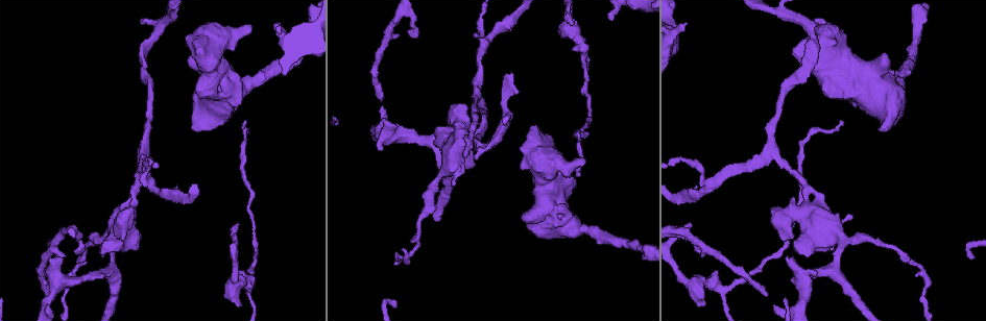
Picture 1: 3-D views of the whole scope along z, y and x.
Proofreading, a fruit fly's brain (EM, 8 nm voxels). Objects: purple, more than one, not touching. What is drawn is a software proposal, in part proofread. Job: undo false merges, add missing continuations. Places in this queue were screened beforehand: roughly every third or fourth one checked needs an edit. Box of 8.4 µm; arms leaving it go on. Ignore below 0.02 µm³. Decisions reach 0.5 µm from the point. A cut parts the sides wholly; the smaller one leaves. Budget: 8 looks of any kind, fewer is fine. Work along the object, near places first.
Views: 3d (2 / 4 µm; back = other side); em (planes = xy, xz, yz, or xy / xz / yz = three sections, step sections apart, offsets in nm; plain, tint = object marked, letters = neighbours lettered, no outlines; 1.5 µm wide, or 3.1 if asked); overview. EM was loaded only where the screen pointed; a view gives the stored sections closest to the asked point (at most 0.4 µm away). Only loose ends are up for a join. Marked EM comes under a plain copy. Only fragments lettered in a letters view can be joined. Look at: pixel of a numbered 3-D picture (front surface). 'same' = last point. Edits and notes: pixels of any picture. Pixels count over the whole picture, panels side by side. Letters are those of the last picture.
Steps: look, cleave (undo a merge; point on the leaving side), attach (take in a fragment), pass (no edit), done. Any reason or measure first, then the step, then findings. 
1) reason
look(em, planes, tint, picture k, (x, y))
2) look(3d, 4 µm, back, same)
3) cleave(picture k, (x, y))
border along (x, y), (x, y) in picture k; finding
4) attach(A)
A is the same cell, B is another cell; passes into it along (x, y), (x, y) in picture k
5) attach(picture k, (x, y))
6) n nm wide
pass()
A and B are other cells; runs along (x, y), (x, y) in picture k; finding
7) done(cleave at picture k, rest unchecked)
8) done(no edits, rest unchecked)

free end
look(3d, 4 µm, picture 1, (453, 183))

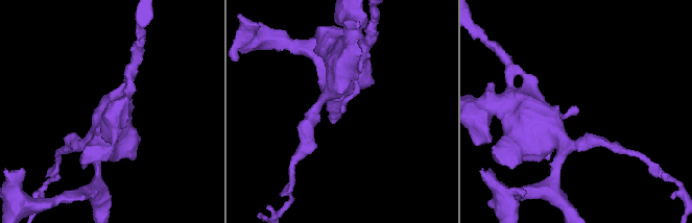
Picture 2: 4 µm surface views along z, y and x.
look(em, xy, step 8, letters, picture 2, (577, 107))

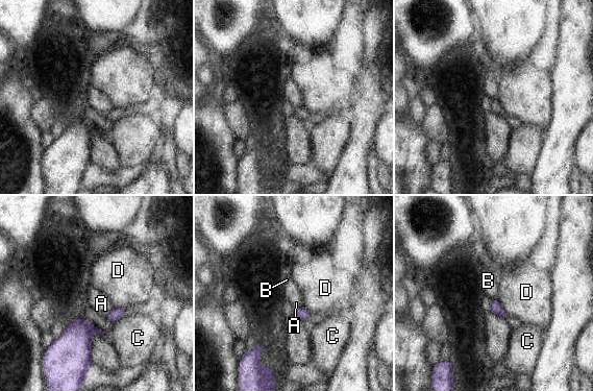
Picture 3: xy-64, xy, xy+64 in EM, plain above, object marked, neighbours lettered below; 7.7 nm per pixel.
pass()
A, B, C and D are other cells; none of them fits

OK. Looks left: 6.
branch stops here
look(em, planes, letters, picture 1, (816, 270))

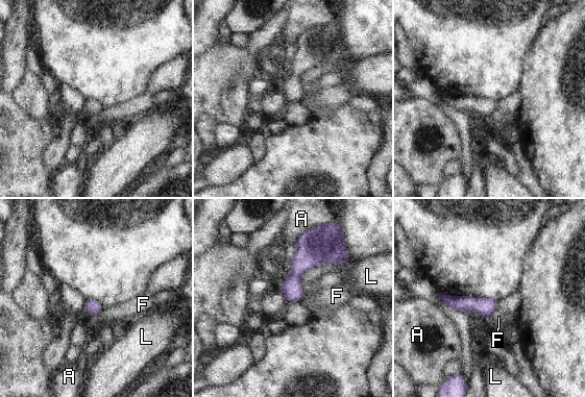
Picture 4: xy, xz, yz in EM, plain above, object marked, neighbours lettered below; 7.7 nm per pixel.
pass()
A, F and L are other cells; runs along (442, 297), (458, 303), (494, 306) in picture 4; no lettered fragment goes on from it

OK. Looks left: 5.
stops while still wide
look(3d, 2 µm, picture 1, (611, 17))

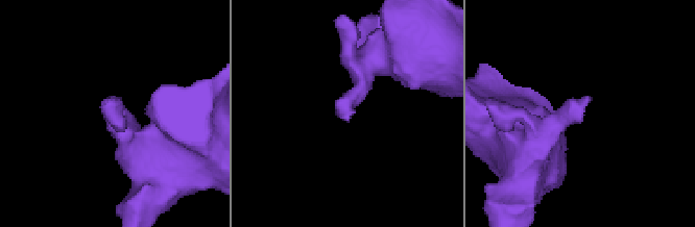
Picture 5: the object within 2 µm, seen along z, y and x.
look(em, xz, step 4, letters, picture 5, (589, 98))

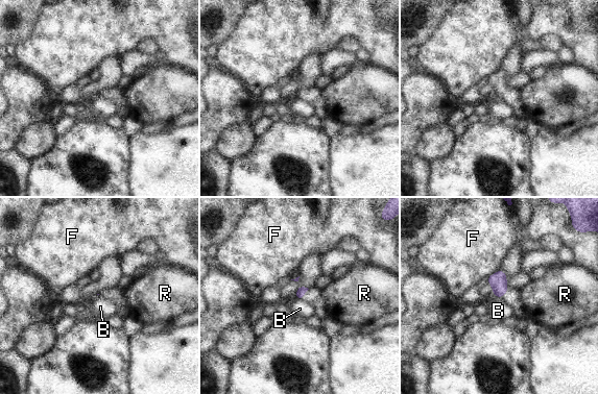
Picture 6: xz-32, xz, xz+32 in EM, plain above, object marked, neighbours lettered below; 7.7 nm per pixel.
look(em, planes, letters, same)

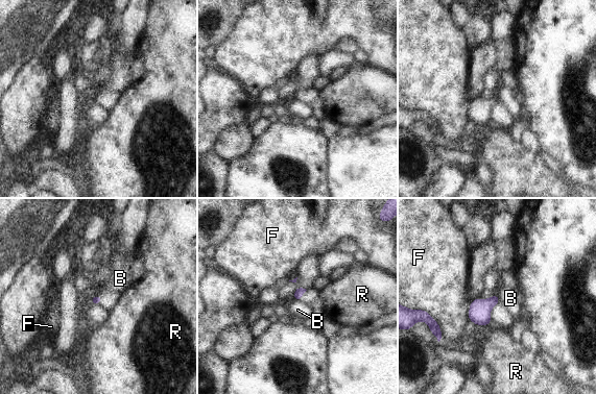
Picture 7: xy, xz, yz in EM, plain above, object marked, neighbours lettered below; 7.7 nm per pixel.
F touches over 240 nm
pass()
B, F and R are other cells; no lettered fragment goes on from it

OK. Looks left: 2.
done(no edits, rest unchecked)

